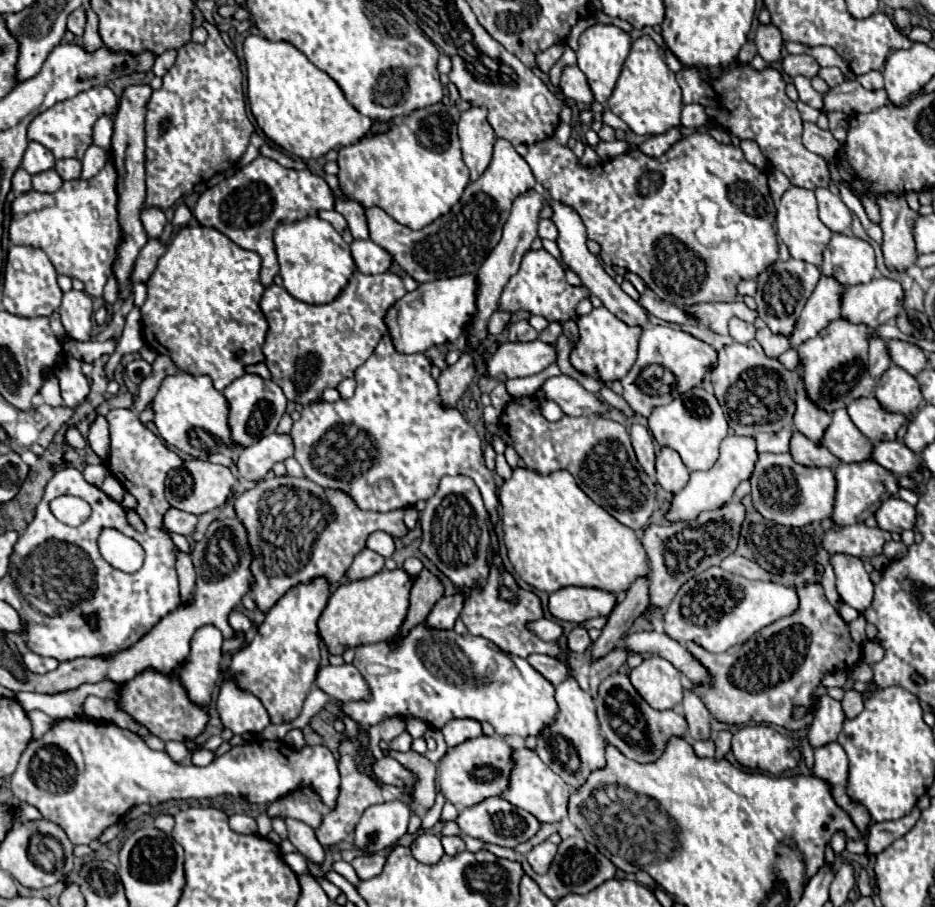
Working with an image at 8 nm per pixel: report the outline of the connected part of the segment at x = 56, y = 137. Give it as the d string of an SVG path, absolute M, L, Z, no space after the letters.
M92 87L92 91L82 91L72 99L60 101L54 107L46 109L44 113L36 115L36 119L32 119L28 127L28 139L42 143L46 149L52 151L56 159L64 159L64 157L82 159L84 151L92 143L92 123L96 123L100 115L112 117L116 107L118 107L118 97L110 87Z

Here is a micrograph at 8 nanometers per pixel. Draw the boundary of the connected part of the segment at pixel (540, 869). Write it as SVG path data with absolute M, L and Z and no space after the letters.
M542 841L540 845L536 845L536 847L526 855L526 859L528 859L530 867L534 869L534 873L544 875L544 873L548 871L548 867L550 867L554 855L556 855L556 845L550 843L550 841Z

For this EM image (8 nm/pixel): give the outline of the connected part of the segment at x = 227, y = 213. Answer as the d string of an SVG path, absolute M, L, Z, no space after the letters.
M260 155L250 165L238 169L232 177L206 189L196 203L194 215L200 225L214 227L242 249L258 253L262 259L260 283L268 287L278 273L278 259L272 239L274 229L280 223L296 223L308 215L316 215L320 209L334 209L332 203L332 191L322 177L310 173L308 169L286 169Z

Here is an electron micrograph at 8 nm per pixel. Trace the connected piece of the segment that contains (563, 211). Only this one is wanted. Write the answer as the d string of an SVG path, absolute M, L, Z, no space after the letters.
M548 201L548 205L552 205L552 209L554 209L552 221L556 223L558 233L560 233L556 243L558 243L560 251L562 251L564 263L566 263L572 271L576 271L576 275L582 279L582 285L586 285L586 287L590 289L590 293L596 295L610 313L614 313L614 315L616 315L620 321L624 321L626 325L644 327L644 325L648 323L646 311L638 305L638 301L634 301L632 297L628 297L628 295L620 289L620 285L604 271L604 267L600 265L598 257L588 251L588 247L586 247L586 229L584 229L584 223L582 223L580 215L576 215L576 211L572 211L570 207L564 207L562 203L556 203L556 201Z

